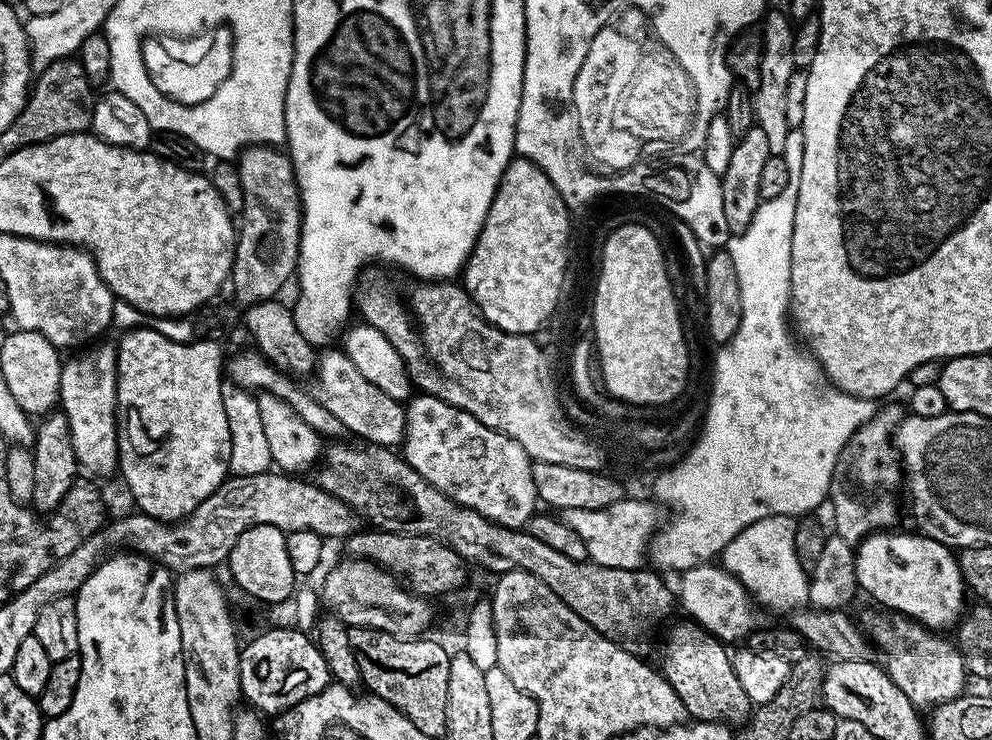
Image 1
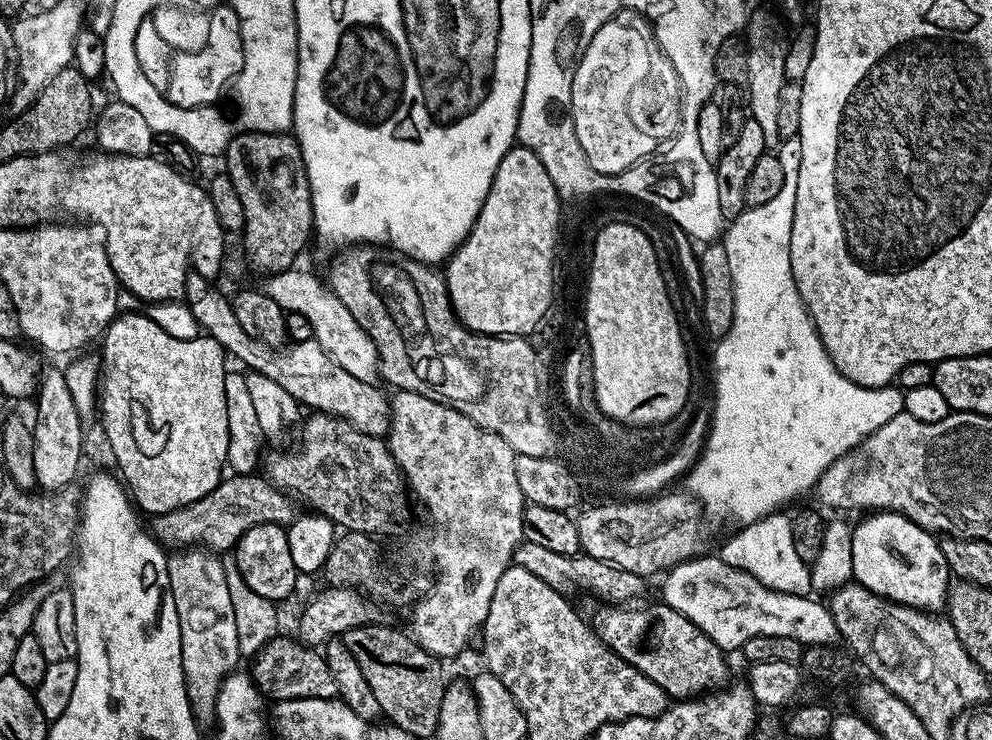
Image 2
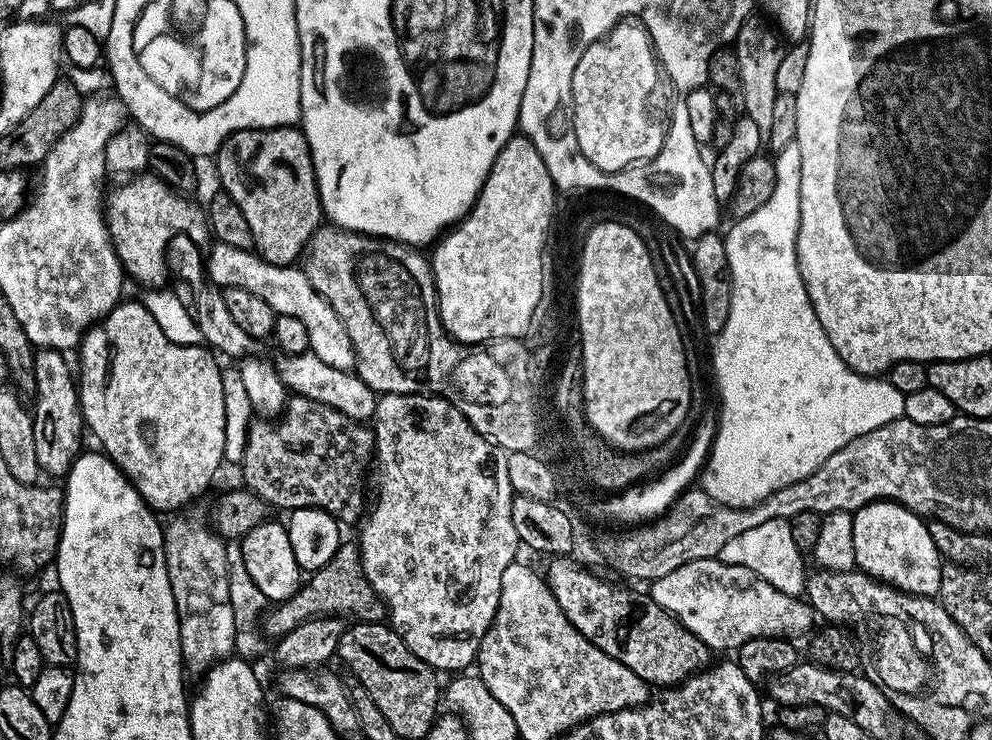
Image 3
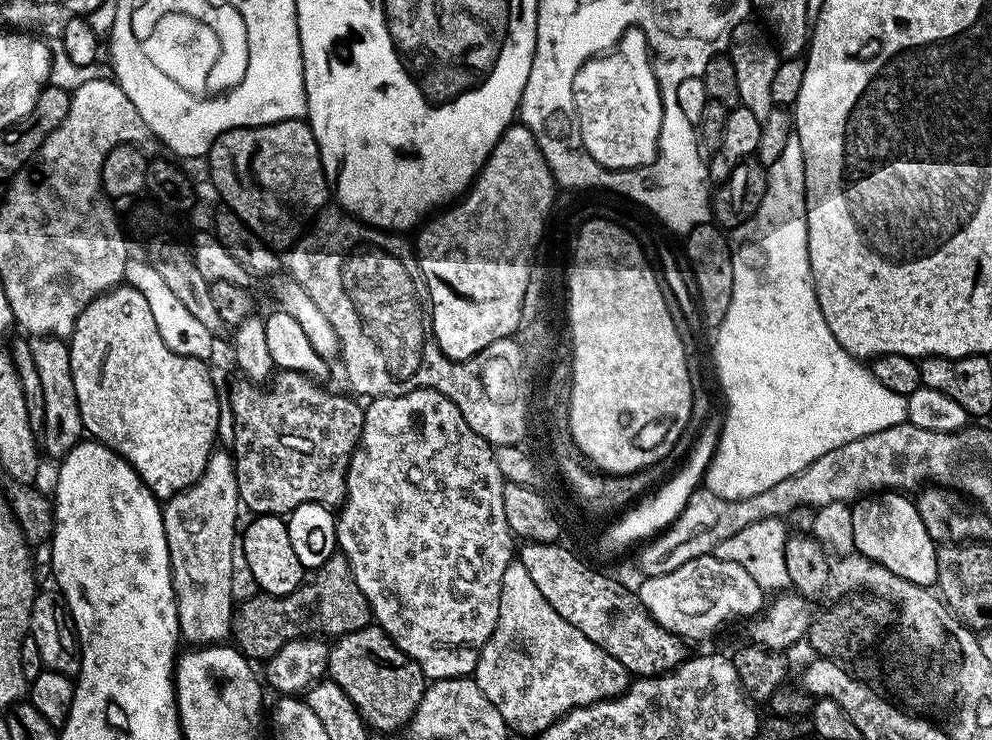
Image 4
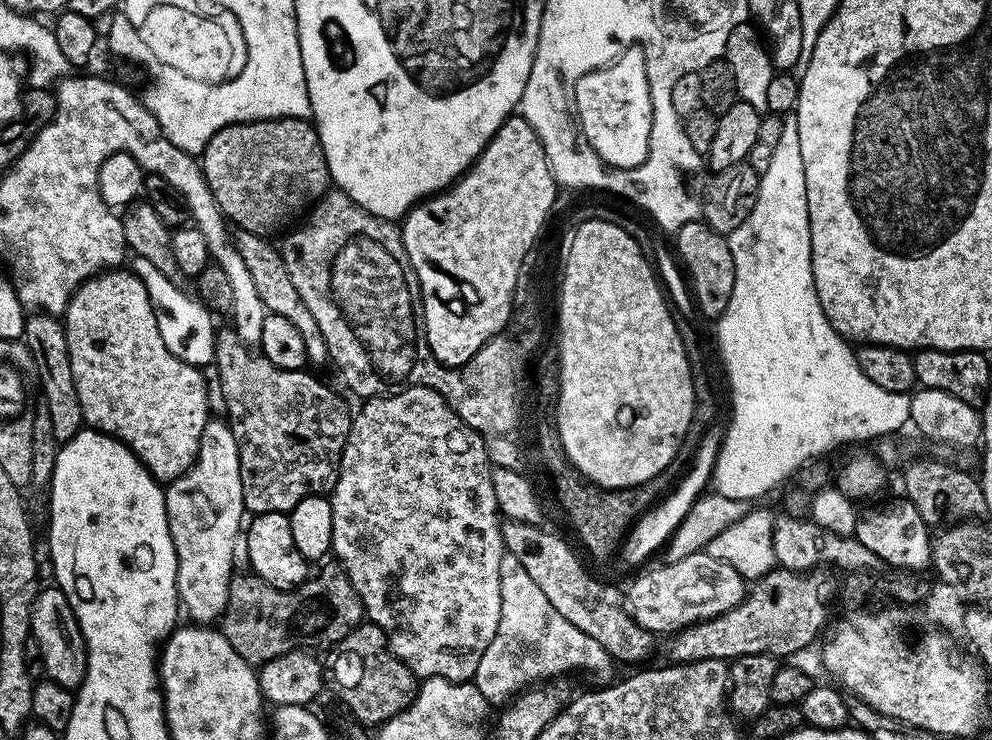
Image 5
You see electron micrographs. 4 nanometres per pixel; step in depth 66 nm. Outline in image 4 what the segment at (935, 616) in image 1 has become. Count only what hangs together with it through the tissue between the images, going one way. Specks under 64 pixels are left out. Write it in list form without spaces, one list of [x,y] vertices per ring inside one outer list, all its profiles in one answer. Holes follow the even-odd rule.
[[[886,490],[855,503],[852,509],[854,544],[859,555],[870,558],[878,565],[886,566],[891,573],[900,578],[906,578],[906,582],[914,582],[928,590],[936,584],[938,574],[936,549],[938,545],[935,540],[930,538],[930,534],[926,534],[926,526],[922,526],[922,518],[918,514],[913,499],[905,496],[907,496],[905,493],[896,490]]]

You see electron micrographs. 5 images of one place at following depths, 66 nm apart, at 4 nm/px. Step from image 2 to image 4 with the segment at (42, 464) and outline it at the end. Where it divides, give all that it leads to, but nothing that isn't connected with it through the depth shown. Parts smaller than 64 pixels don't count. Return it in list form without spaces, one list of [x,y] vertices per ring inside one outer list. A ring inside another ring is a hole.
[[[37,336],[30,343],[30,354],[34,354],[34,366],[38,366],[38,379],[42,381],[42,399],[46,406],[44,430],[39,433],[38,440],[43,451],[55,458],[62,458],[72,447],[81,443],[85,435],[82,414],[78,410],[78,394],[74,394],[74,374],[70,374],[70,354],[68,344],[59,336]]]

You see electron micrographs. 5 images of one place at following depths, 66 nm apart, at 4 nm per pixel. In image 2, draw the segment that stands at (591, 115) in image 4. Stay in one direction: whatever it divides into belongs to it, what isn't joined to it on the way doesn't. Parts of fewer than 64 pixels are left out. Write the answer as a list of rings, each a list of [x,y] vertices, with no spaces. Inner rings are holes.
[[[608,21],[598,28],[590,44],[579,60],[575,68],[574,79],[571,82],[571,108],[574,118],[574,130],[578,137],[578,144],[586,154],[590,166],[599,173],[616,175],[618,173],[631,171],[640,160],[648,157],[655,148],[658,148],[658,141],[638,130],[633,120],[627,115],[629,96],[633,93],[634,87],[650,70],[650,64],[654,59],[653,53],[649,52],[650,44],[636,32],[619,26],[618,23]]]

